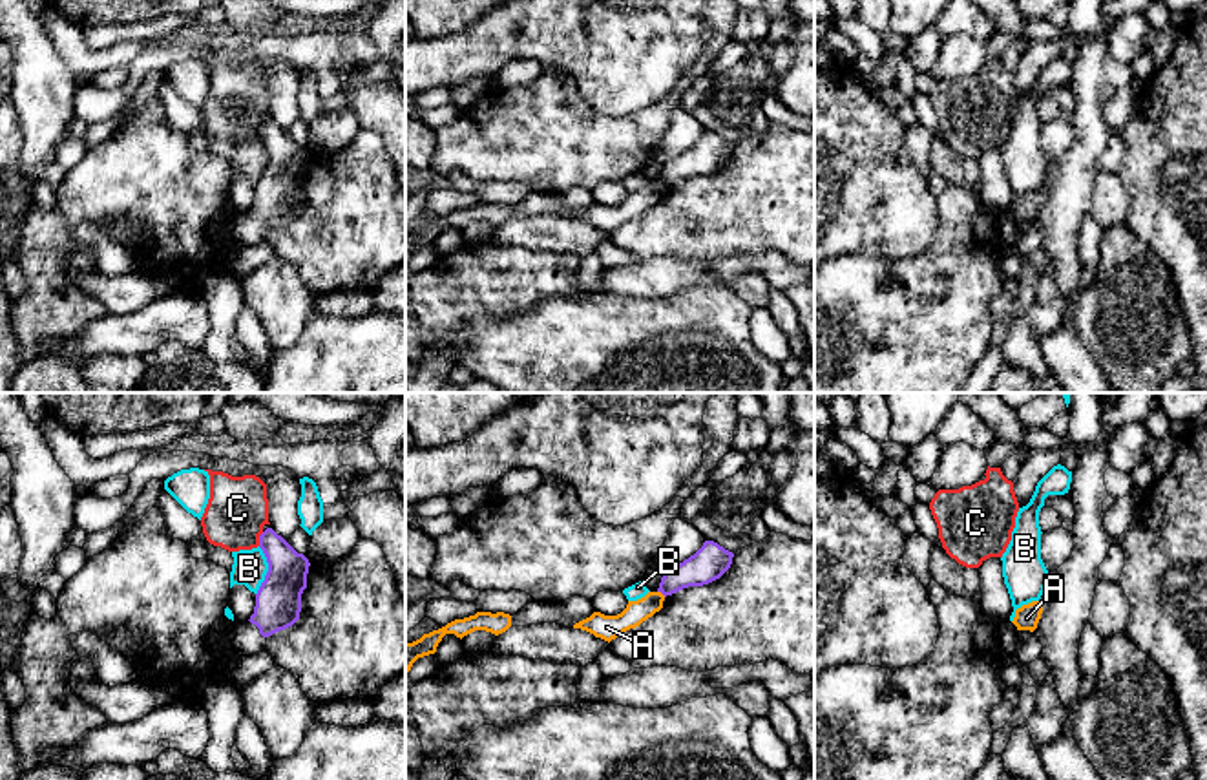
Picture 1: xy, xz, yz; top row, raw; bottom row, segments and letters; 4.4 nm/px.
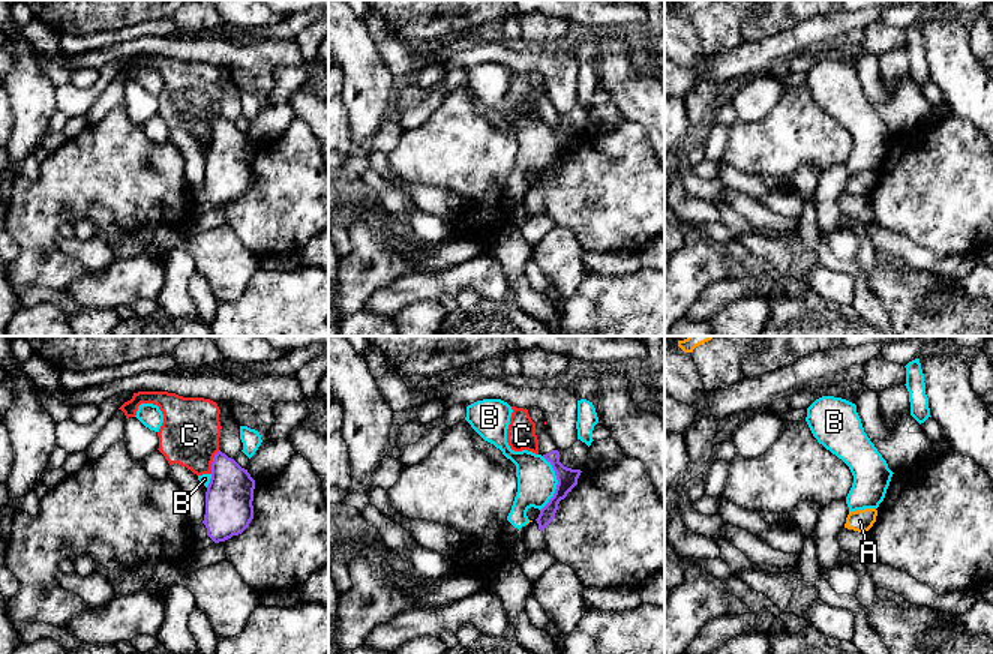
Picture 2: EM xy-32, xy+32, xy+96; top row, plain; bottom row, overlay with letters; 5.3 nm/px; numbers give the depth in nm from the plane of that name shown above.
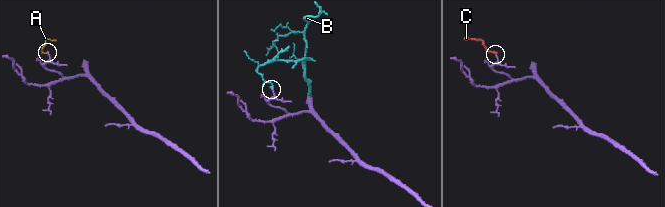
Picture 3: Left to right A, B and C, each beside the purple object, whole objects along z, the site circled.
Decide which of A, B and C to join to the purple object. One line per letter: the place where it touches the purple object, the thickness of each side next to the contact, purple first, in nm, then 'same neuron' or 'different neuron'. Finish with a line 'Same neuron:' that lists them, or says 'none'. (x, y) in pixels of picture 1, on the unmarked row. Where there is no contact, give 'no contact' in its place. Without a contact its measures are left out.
A: contact xz (661, 183); calibres 160 and 100 nm; different neuron
B: contact xy (269, 161); calibres 200 and 150 nm; different neuron
C: contact xy (260, 130); calibres 180 and 280 nm; different neuron
Same neuron: none

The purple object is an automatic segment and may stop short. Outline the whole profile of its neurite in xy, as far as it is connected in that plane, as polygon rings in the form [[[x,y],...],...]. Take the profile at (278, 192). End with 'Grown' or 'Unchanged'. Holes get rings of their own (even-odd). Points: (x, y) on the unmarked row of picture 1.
[[[270,115],[259,126],[268,163],[256,184],[248,212],[234,214],[230,232],[239,247],[265,239],[267,228],[292,217],[299,210],[301,184],[307,179],[309,150],[298,144]]]. Grown

